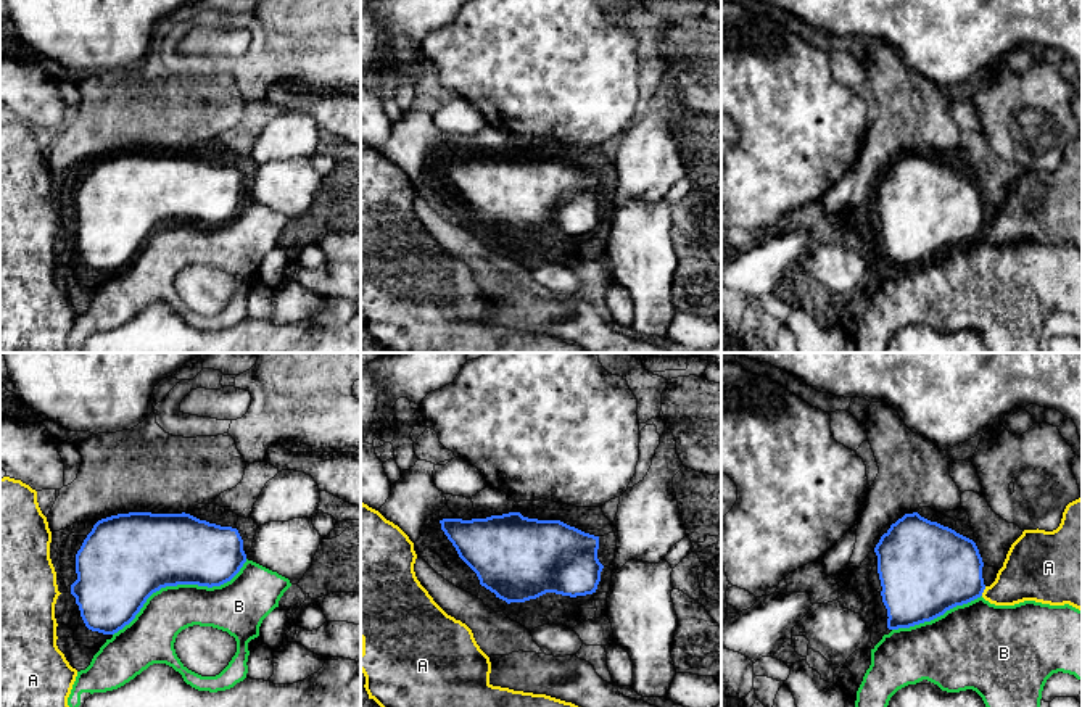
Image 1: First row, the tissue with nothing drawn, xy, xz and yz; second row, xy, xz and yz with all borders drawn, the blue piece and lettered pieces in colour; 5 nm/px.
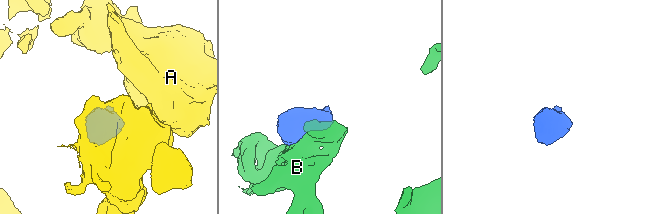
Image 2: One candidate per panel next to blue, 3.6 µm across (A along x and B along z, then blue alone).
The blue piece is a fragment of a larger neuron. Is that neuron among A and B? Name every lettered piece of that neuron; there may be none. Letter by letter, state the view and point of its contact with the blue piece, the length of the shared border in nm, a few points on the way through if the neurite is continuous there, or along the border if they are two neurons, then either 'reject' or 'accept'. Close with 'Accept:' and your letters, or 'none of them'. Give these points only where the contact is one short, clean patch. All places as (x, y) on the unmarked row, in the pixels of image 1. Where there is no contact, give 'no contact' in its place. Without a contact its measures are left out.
A: contact yz (982, 231); length 50 nm; border yz (986, 226), (981, 234); reject
B: contact xy (179, 223); length 750 nm; reject
Accept: none of them

